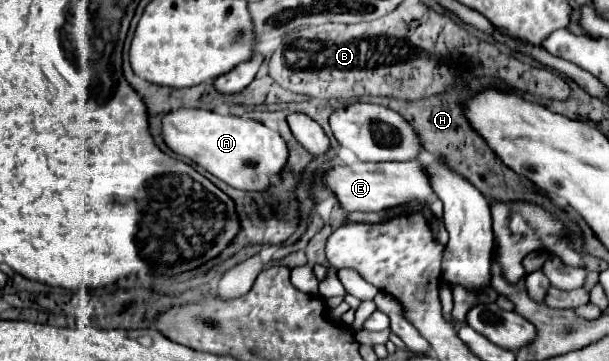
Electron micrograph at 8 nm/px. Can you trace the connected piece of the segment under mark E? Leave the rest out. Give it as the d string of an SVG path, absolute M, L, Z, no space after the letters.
M418 158L410 162L358 162L352 166L336 166L326 174L326 186L338 196L346 212L382 212L410 202L432 204L436 200L426 164Z

